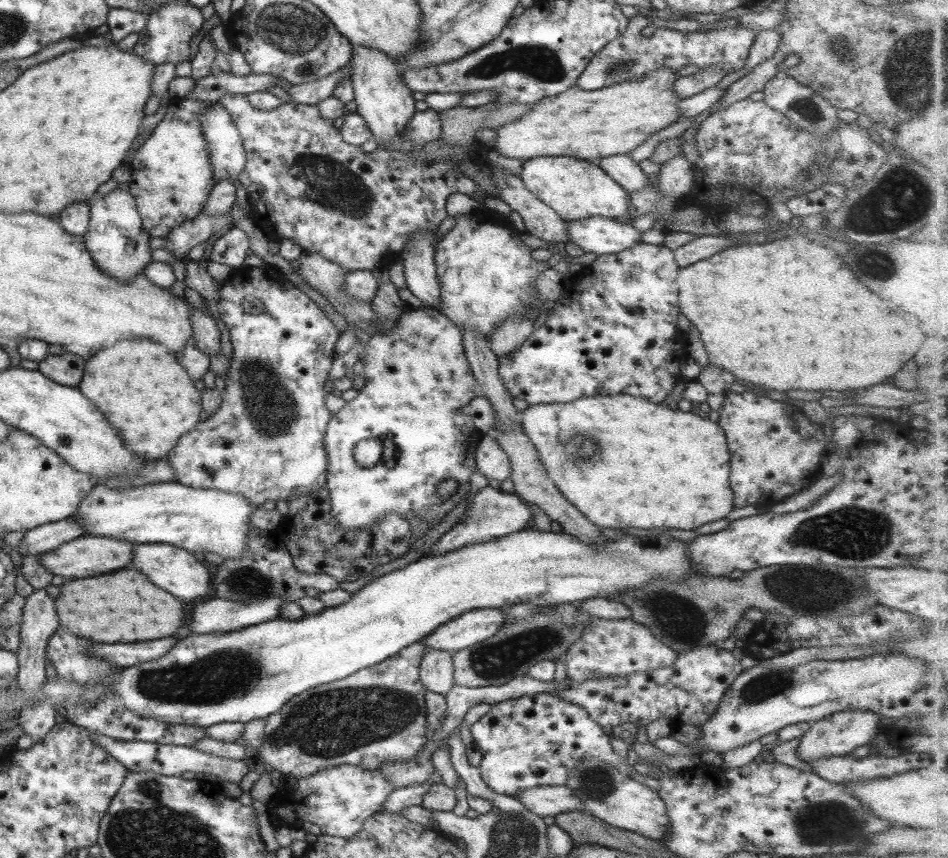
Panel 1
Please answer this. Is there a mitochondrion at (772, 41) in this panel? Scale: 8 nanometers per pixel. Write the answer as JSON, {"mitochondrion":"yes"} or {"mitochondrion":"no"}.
{"mitochondrion":"no"}

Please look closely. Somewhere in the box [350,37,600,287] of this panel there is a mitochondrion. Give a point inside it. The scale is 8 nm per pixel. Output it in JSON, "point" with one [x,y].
{"point":[538,61]}

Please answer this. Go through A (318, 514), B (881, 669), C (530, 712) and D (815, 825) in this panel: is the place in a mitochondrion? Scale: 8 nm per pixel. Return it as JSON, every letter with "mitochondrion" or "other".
{"A":"other","B":"other","C":"other","D":"mitochondrion"}

